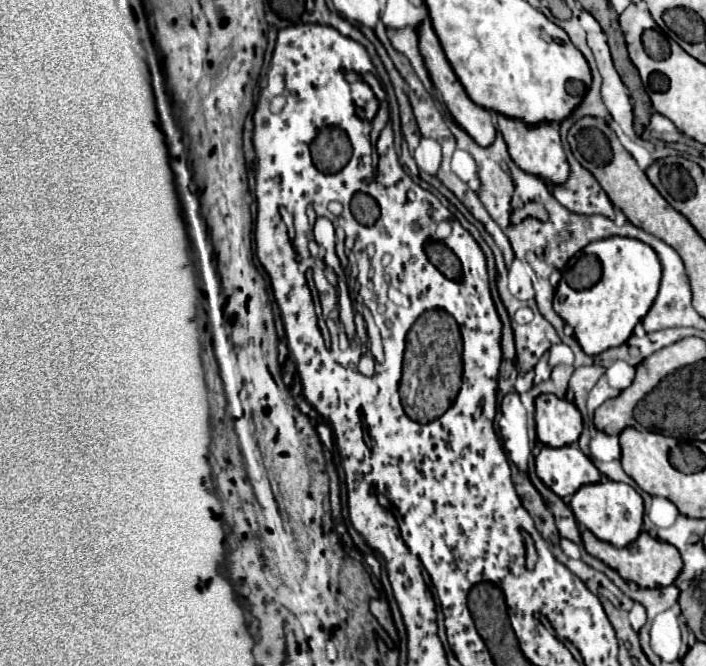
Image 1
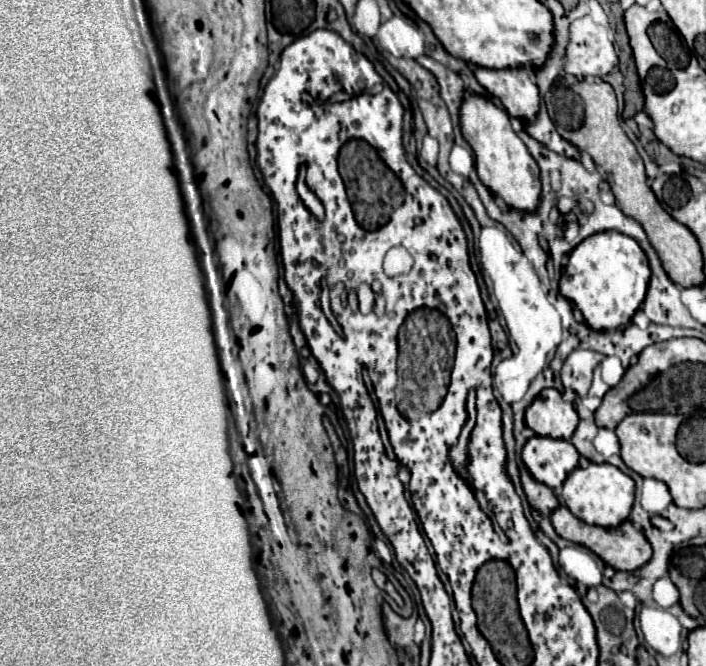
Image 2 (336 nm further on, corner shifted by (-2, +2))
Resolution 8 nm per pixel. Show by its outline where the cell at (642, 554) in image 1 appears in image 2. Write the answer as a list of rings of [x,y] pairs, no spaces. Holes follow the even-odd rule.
[[[559,507],[553,511],[553,517],[551,517],[551,523],[555,527],[555,531],[563,537],[563,539],[569,539],[577,545],[583,545],[587,549],[591,549],[601,561],[605,561],[605,565],[617,569],[617,571],[637,571],[639,567],[643,567],[651,555],[653,555],[653,547],[651,543],[647,541],[647,537],[637,531],[633,527],[631,521],[623,521],[621,525],[617,527],[611,527],[611,529],[605,529],[605,527],[593,527],[593,525],[587,525],[583,523],[581,519],[577,519],[567,507]]]

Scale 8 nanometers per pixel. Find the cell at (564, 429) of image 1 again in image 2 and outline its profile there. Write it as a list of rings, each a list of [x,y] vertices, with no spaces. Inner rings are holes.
[[[543,389],[525,411],[525,423],[537,435],[553,439],[571,439],[579,415],[573,403],[563,401],[557,389]]]

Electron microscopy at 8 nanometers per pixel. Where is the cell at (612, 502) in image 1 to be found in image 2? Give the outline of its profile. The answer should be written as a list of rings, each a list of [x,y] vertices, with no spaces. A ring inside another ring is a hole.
[[[589,463],[587,467],[577,467],[565,479],[561,497],[577,519],[599,527],[617,527],[631,513],[633,493],[635,493],[635,481],[629,475],[625,475],[623,471],[619,471],[609,463],[601,463],[601,465]]]

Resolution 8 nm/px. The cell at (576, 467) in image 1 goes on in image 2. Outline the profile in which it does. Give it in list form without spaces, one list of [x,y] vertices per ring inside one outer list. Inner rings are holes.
[[[531,437],[521,453],[529,473],[551,489],[561,489],[567,475],[579,467],[581,455],[567,439]]]

